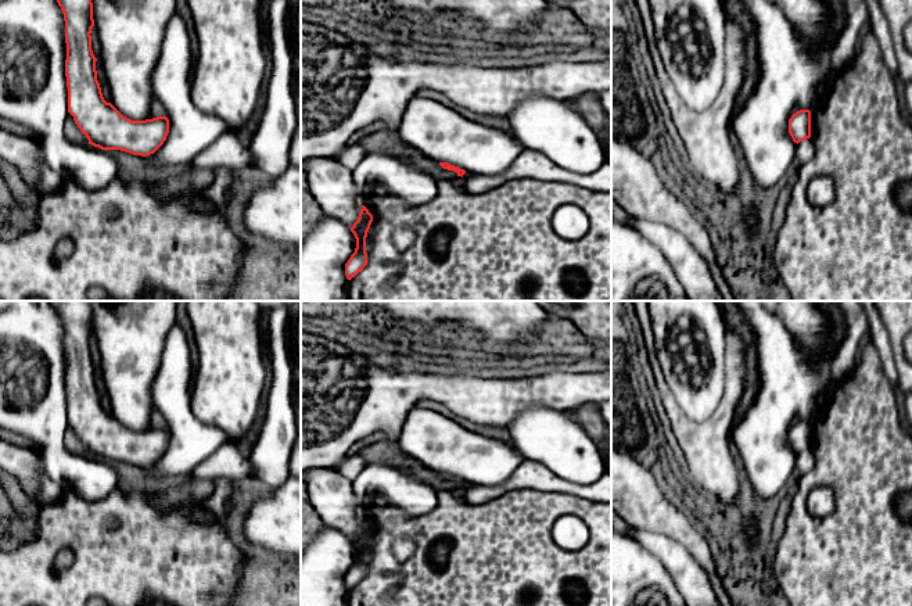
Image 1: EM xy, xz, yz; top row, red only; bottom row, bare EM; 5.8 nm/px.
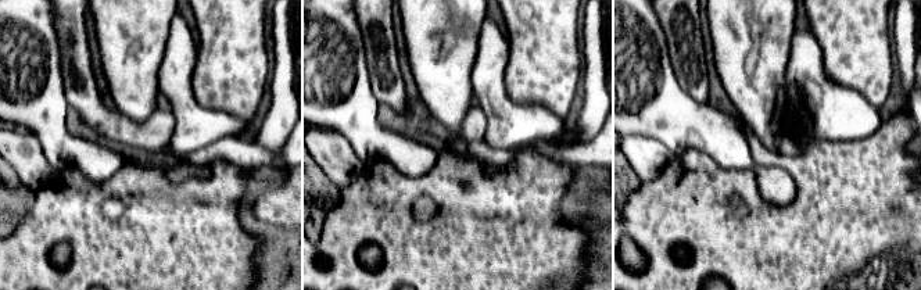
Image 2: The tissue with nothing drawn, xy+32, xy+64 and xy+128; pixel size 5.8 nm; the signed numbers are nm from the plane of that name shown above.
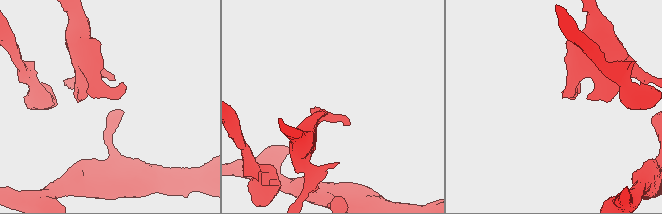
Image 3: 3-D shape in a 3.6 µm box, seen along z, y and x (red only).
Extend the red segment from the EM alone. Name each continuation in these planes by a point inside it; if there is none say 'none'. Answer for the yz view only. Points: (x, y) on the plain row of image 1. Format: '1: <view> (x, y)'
none

